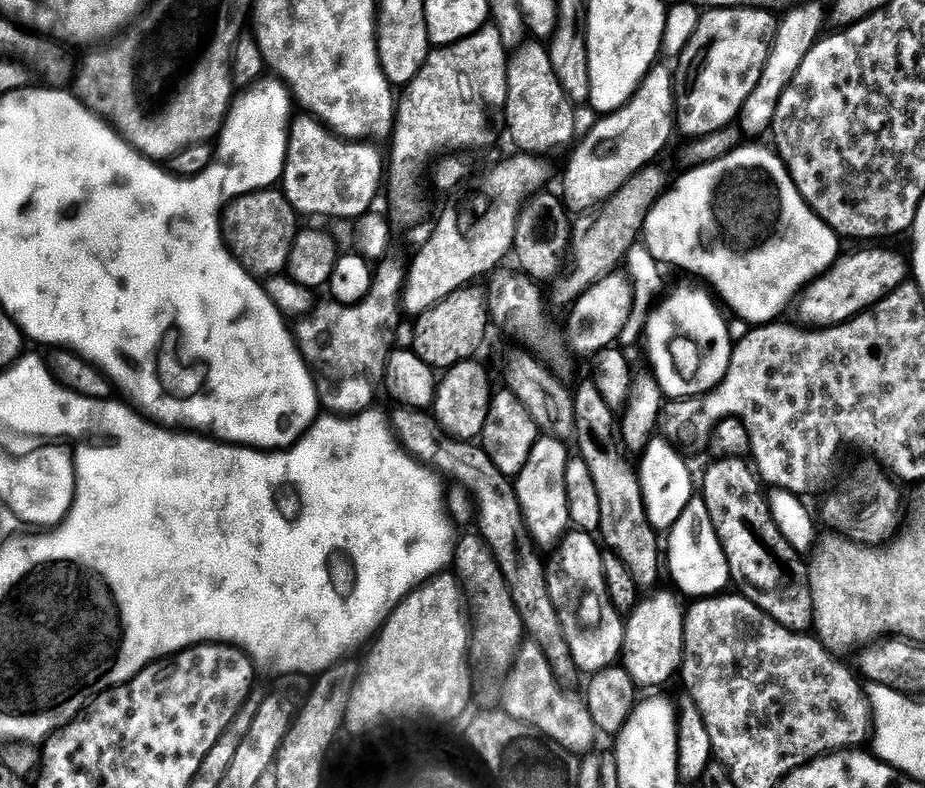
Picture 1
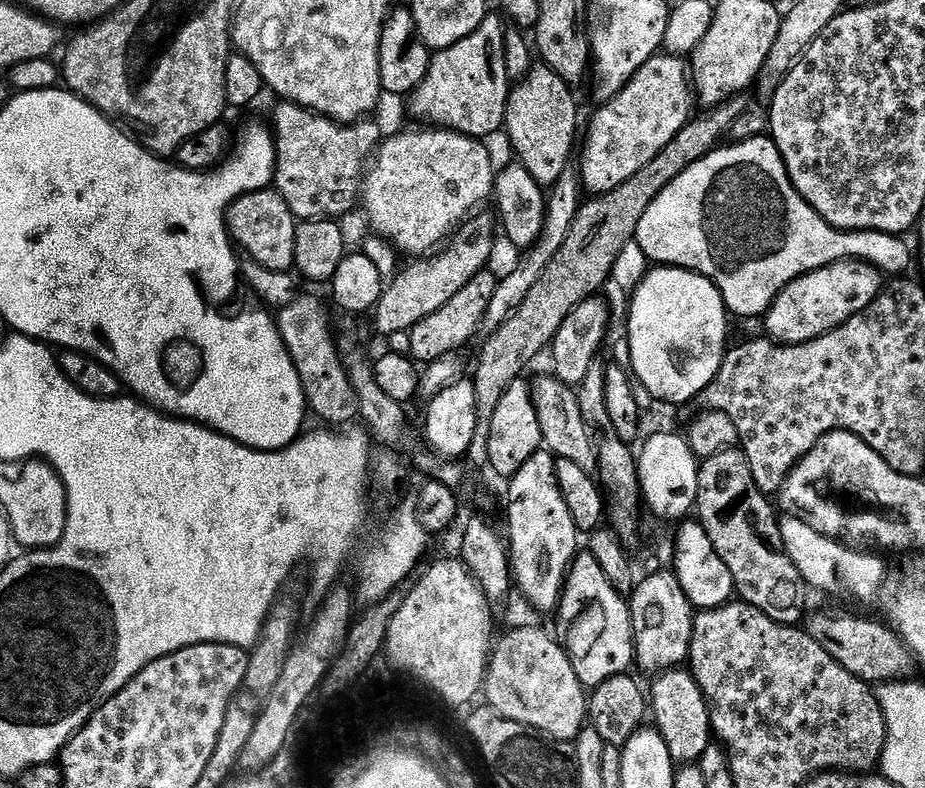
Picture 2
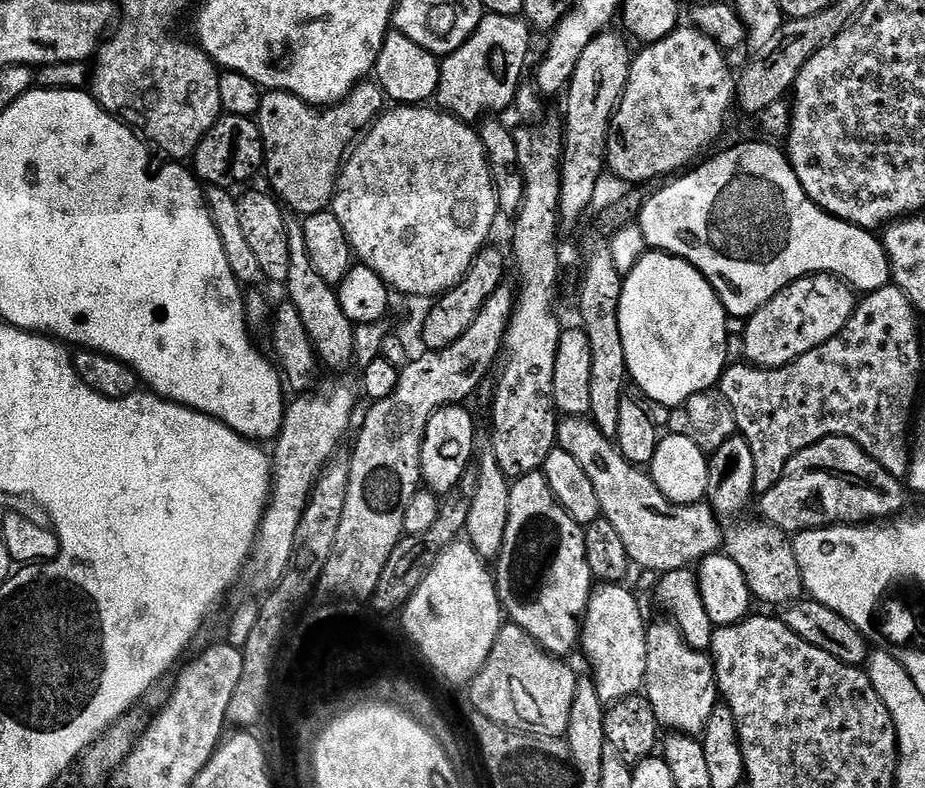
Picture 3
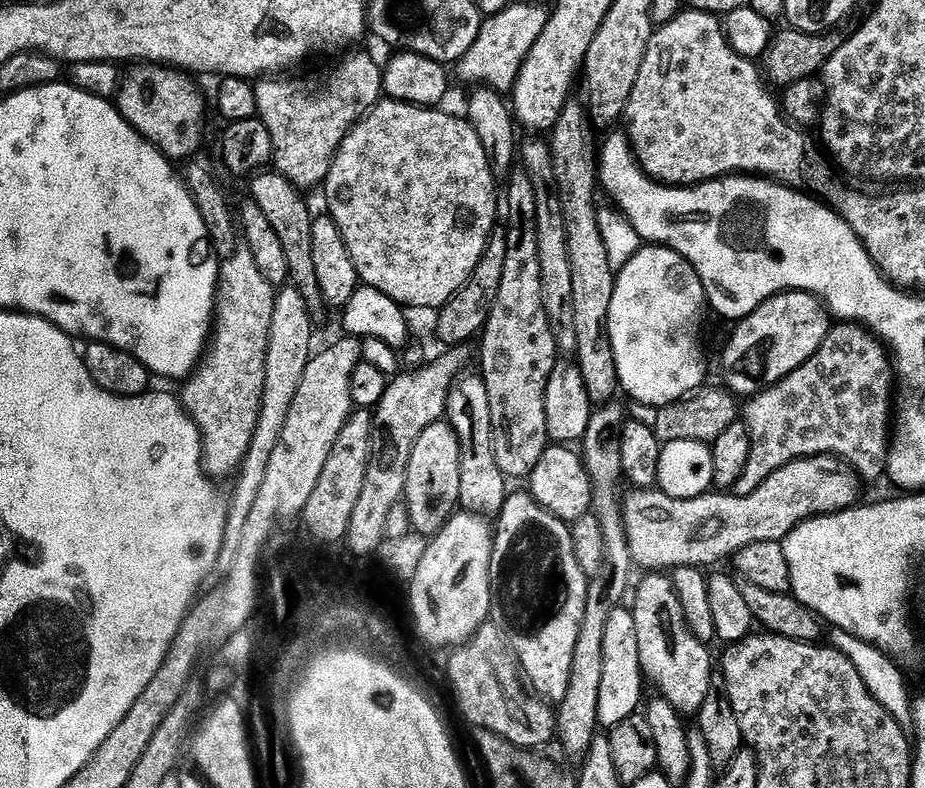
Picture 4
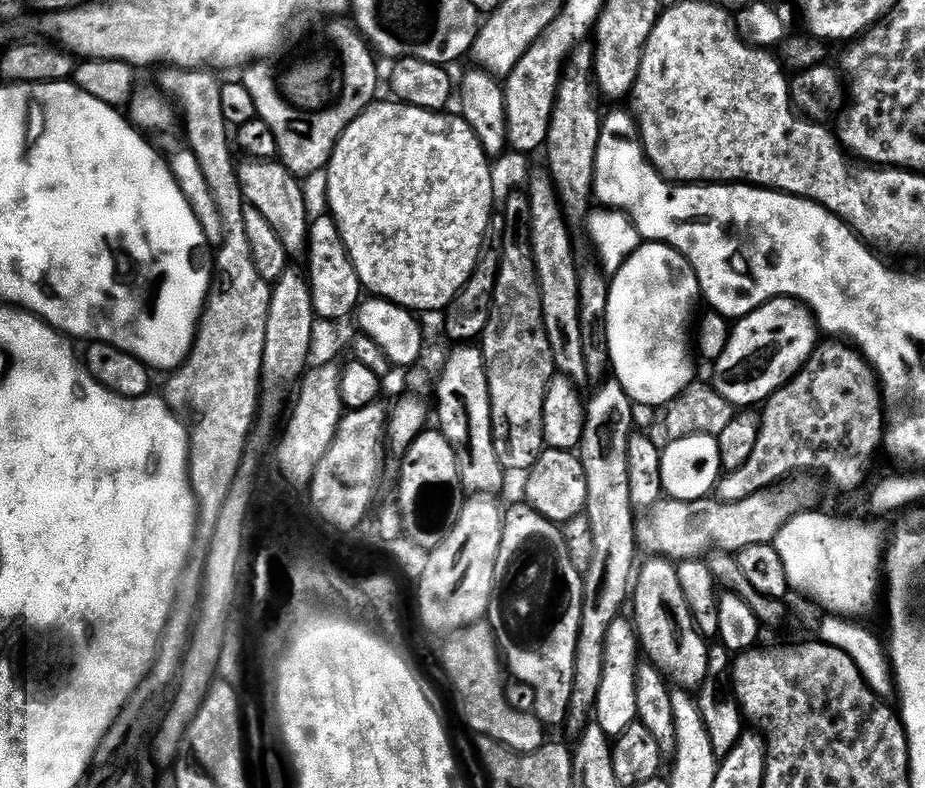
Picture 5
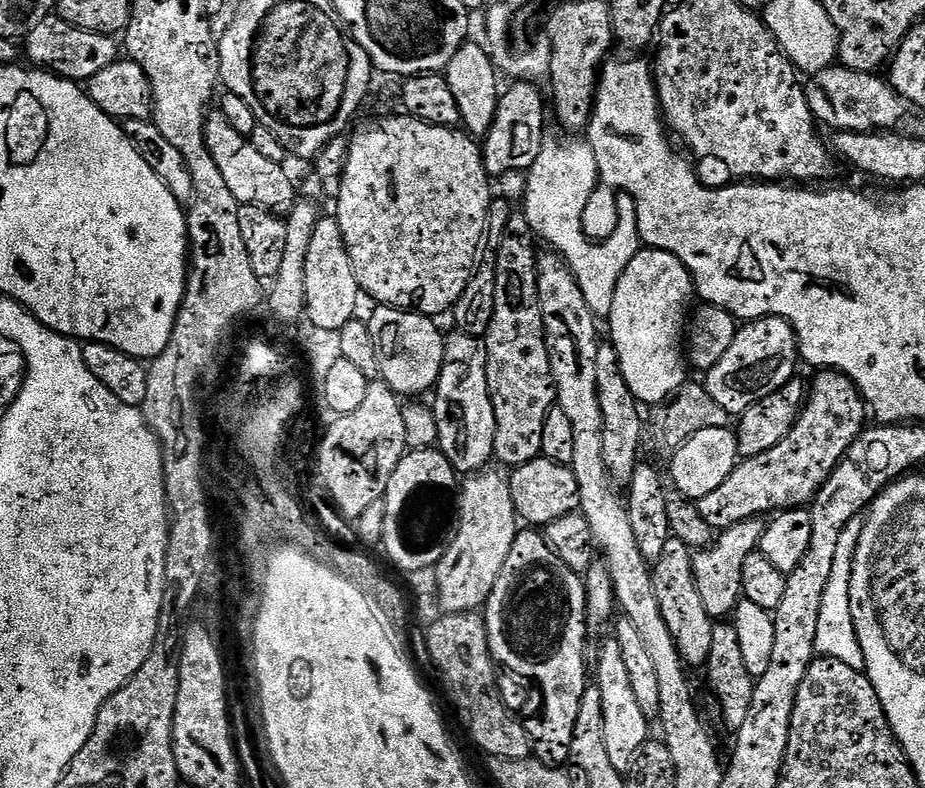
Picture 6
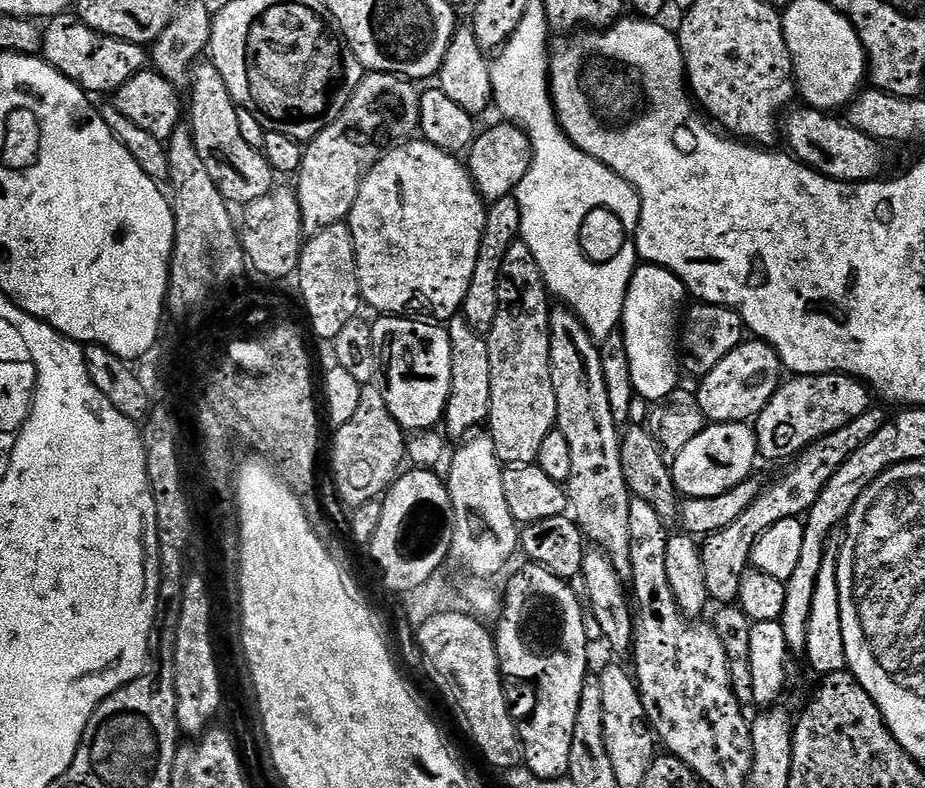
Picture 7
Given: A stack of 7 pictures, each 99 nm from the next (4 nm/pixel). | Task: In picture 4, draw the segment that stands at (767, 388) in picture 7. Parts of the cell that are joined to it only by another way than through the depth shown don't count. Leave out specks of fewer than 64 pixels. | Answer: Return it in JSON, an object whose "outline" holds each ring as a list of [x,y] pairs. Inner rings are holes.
{"outline":[[[785,290],[778,296],[772,296],[765,304],[760,304],[749,316],[745,316],[743,320],[739,321],[735,325],[736,333],[732,336],[732,341],[728,344],[728,349],[724,352],[724,372],[728,375],[728,381],[726,381],[726,387],[729,392],[735,394],[740,398],[751,398],[756,395],[757,392],[765,389],[770,384],[777,384],[782,378],[786,378],[794,370],[798,370],[798,366],[802,366],[808,359],[815,354],[817,350],[822,346],[822,342],[828,337],[830,331],[830,313],[823,303],[817,297],[813,296],[810,292],[798,292],[795,290]]]}

